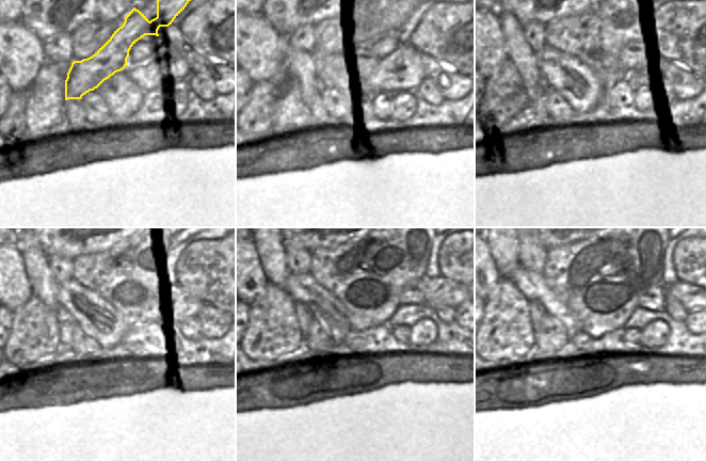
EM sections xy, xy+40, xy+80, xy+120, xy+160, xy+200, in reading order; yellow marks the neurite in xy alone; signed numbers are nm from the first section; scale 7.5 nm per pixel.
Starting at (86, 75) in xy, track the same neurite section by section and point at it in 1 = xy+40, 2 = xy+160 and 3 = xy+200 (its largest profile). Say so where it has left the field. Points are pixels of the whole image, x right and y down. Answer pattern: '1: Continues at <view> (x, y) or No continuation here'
1: Continues at xy+40 (404, 10)
2: Continues at xy+160 (403, 257)
3: Continues at xy+200 (642, 257).

